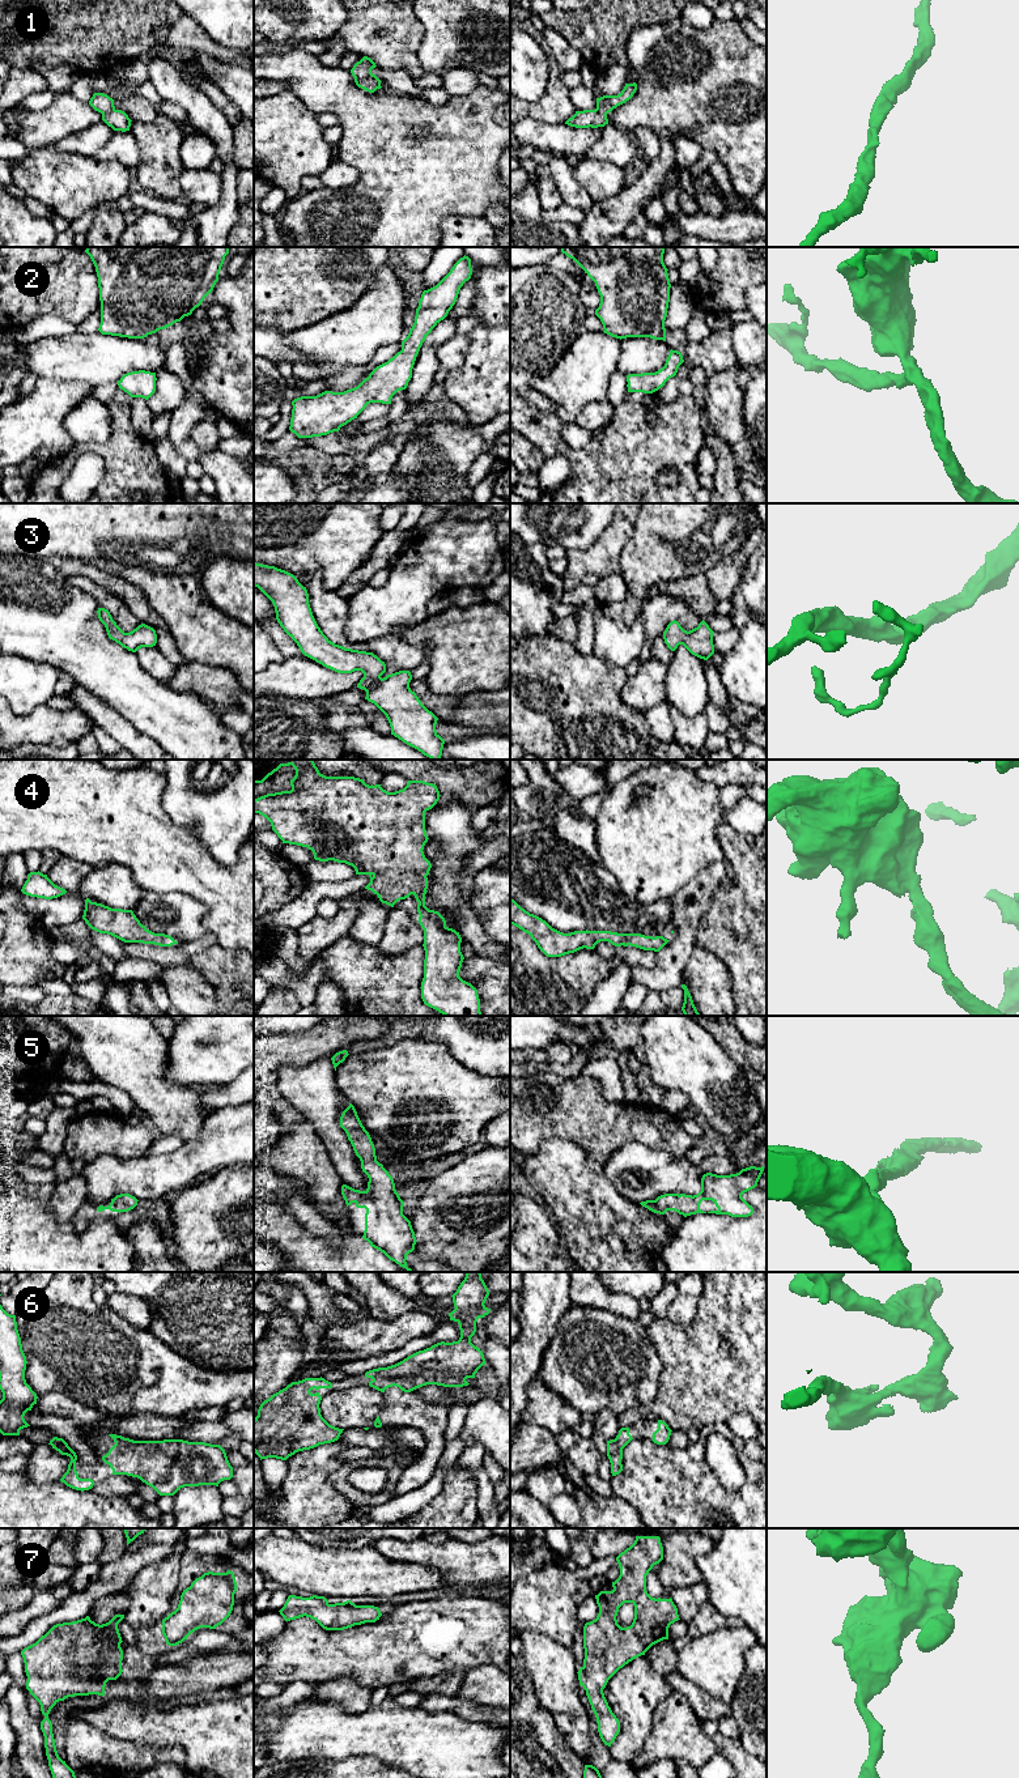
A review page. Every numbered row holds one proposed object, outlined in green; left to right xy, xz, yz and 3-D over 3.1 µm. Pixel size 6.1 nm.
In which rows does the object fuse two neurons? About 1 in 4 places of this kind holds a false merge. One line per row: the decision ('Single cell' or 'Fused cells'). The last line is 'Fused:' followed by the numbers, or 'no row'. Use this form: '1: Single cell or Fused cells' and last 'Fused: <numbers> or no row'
1: Single cell
2: Single cell
3: Single cell
4: Single cell
5: Single cell
6: Single cell
7: Single cell
Fused: no row

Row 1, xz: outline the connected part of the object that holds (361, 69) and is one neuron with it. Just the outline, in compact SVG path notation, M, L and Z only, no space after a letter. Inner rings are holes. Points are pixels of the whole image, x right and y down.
M364 56L353 65L351 73L354 77L354 82L358 88L369 93L374 93L377 89L382 88L381 80L371 73L371 69L375 67L375 63L368 56Z

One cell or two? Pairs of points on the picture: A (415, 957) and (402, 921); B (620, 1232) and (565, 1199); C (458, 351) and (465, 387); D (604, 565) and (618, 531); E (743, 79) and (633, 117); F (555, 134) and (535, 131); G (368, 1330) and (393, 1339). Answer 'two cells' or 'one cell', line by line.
A: two cells
B: one cell
C: two cells
D: one cell
E: one cell
F: one cell
G: one cell

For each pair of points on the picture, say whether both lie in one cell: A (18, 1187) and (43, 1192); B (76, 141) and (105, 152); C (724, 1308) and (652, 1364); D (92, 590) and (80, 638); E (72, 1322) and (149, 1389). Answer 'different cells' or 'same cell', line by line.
A: same cell
B: different cells
C: different cells
D: different cells
E: same cell

